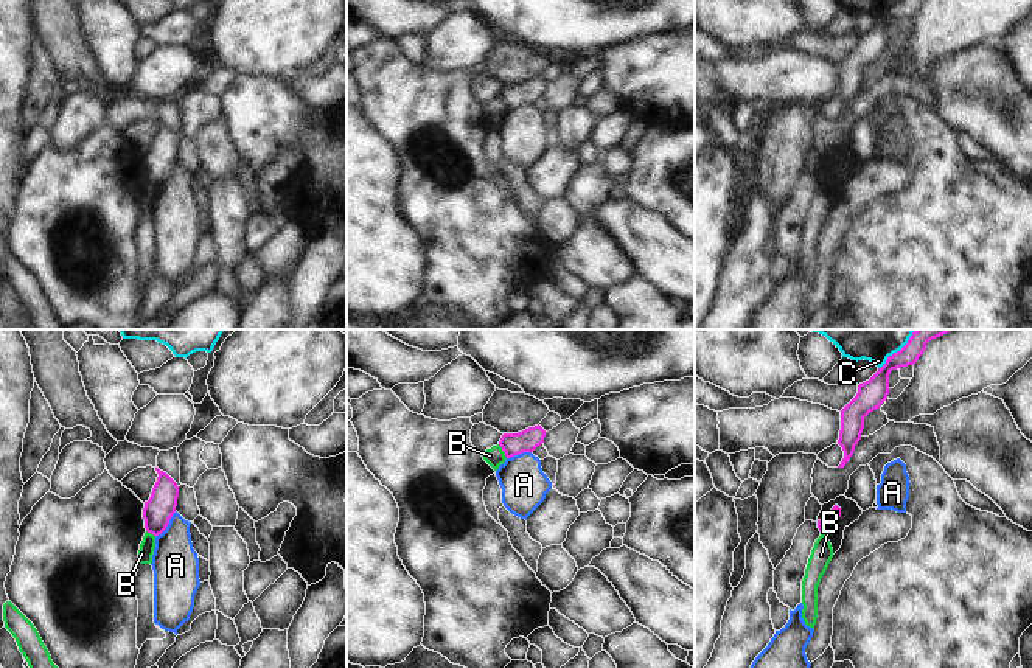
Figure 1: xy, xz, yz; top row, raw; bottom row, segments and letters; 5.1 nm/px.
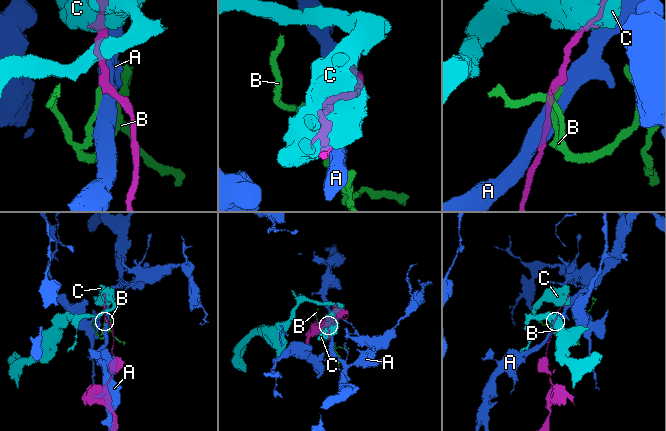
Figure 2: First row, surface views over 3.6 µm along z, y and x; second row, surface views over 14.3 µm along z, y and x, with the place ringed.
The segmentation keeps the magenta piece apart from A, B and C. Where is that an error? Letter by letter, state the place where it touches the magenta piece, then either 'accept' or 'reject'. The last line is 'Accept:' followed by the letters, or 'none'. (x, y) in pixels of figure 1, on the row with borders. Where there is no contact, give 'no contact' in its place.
A: xy (167, 525) | reject
B: xz (502, 449) | reject
C: yz (900, 350) | reject
Accept: none

